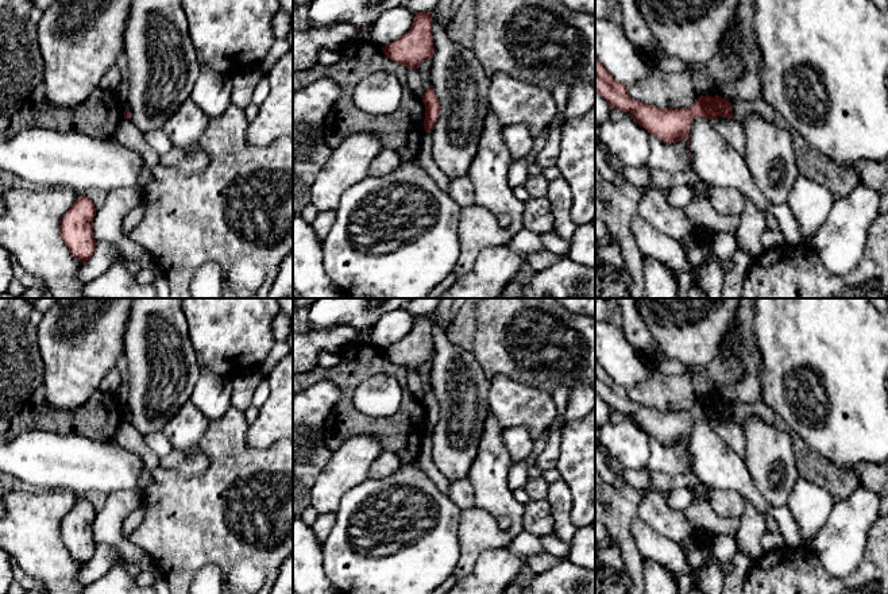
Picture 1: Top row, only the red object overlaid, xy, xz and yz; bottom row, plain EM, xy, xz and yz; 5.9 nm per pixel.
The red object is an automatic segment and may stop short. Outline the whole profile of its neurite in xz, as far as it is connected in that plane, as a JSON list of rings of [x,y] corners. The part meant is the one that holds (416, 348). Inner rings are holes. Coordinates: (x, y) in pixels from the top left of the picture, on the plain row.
[[[414,315],[413,327],[399,342],[382,350],[383,355],[394,364],[408,370],[418,369],[432,362],[435,356],[432,339],[432,319],[429,315]]]

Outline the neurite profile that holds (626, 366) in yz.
[[[595,320],[595,359],[625,389],[641,383],[652,373],[646,356],[625,338],[621,327]]]

